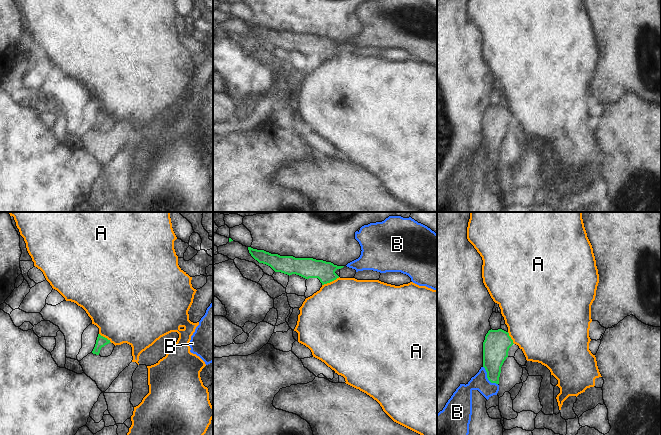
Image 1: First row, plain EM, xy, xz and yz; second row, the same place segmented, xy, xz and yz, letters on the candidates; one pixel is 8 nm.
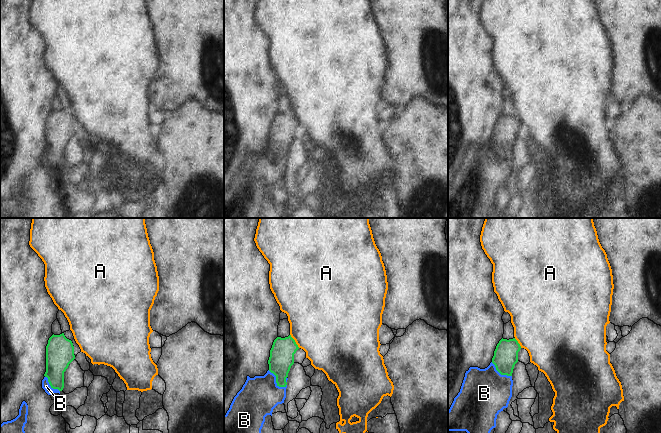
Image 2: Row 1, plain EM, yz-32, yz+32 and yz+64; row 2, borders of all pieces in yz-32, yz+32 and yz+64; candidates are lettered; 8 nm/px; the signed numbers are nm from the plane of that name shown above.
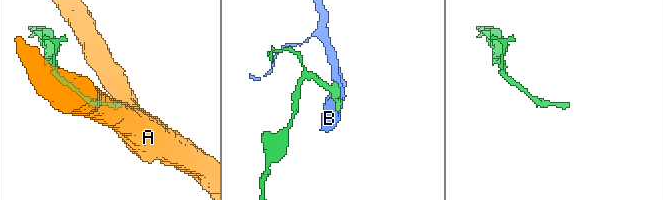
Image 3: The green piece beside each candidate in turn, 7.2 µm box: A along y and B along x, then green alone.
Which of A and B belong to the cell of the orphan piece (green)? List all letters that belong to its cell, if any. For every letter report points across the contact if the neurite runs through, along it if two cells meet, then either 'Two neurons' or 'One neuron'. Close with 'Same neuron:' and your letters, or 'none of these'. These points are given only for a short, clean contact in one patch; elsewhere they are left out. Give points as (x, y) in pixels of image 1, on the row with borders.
A: Boundary: xz (339, 277), (322, 285). Two neurons
B: Path across: yz (495, 347), (491, 371), (487, 377), (473, 384), (463, 395). One neuron
Same neuron: B.

